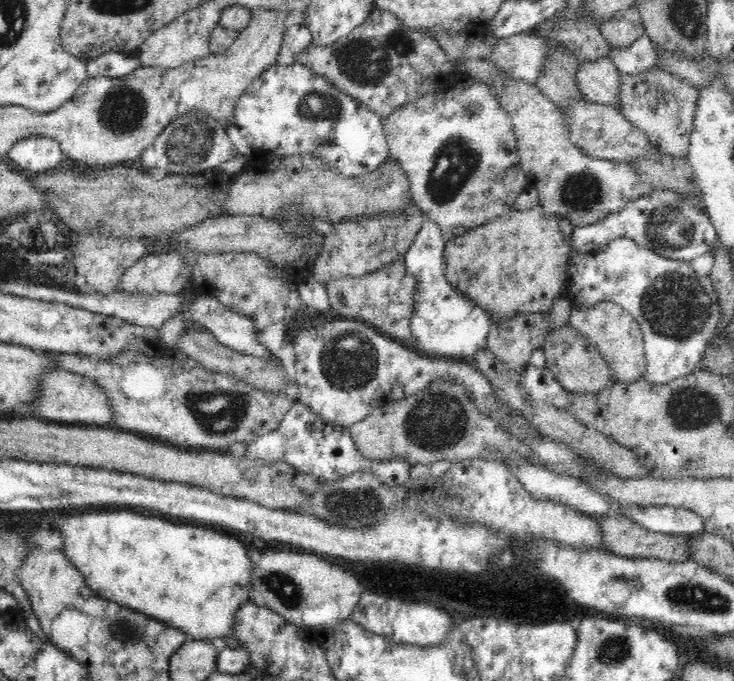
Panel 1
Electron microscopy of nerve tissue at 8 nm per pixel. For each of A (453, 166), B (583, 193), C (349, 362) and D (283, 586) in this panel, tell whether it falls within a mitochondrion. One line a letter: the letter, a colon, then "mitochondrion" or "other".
A: mitochondrion
B: mitochondrion
C: mitochondrion
D: mitochondrion

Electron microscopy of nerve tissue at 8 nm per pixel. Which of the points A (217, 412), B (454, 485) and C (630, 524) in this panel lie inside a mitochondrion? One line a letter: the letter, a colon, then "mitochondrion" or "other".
A: mitochondrion
B: other
C: other

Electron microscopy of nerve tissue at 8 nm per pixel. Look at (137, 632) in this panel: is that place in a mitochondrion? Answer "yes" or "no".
yes

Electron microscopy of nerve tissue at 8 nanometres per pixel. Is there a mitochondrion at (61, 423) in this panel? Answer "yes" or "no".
no

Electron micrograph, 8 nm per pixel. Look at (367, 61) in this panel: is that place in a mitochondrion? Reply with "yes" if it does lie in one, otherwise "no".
yes

